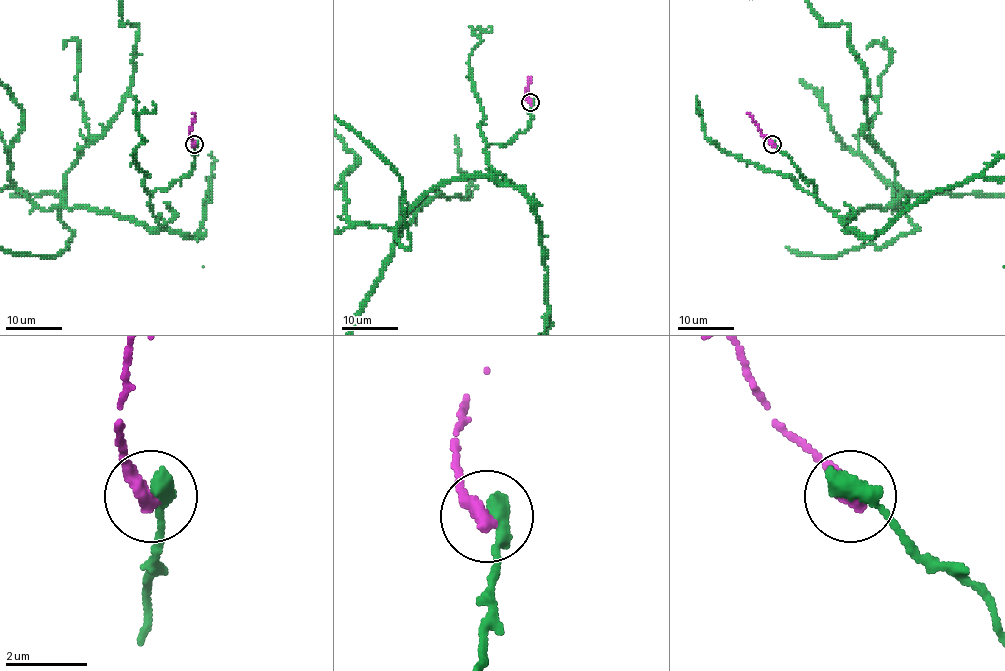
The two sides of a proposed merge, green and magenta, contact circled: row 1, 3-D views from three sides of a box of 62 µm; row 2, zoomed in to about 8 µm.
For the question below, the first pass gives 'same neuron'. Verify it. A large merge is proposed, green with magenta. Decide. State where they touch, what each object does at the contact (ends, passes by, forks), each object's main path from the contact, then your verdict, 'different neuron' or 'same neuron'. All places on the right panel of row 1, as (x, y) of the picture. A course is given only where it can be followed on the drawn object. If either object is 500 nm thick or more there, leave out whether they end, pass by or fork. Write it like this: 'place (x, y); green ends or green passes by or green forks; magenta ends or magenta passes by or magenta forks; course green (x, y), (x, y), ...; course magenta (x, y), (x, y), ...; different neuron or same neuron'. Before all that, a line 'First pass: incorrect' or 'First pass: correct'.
First pass: incorrect
place (772, 144); course magenta (771, 144), (747, 112); different neuron

